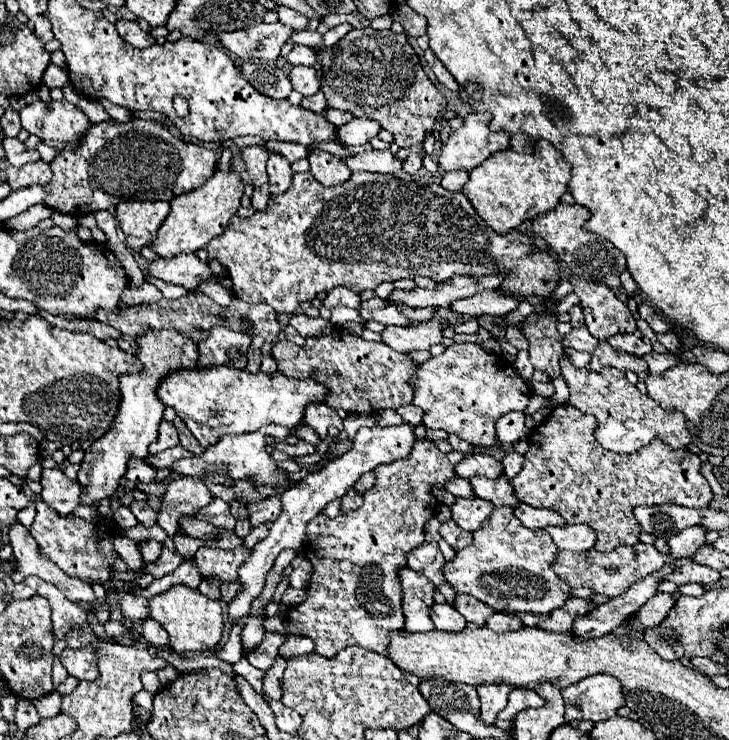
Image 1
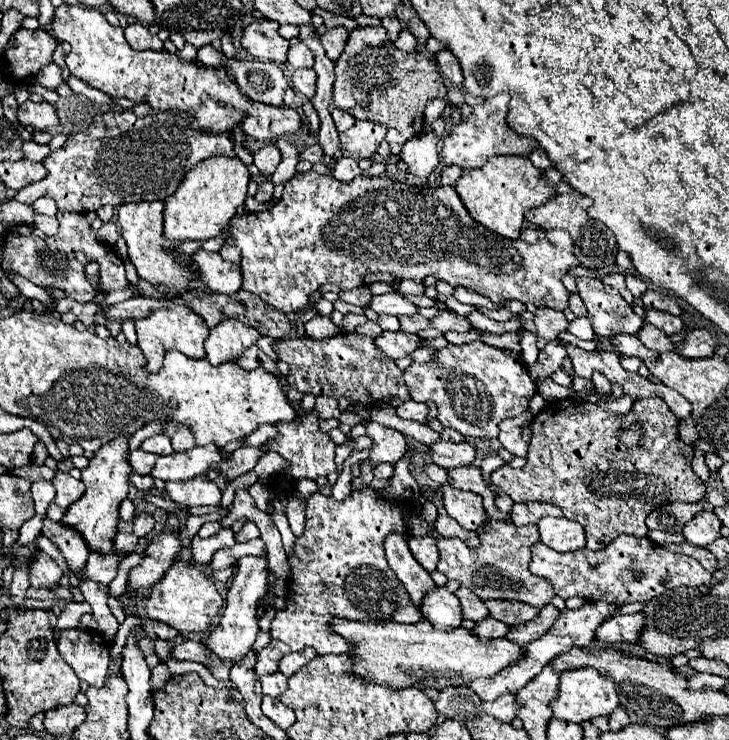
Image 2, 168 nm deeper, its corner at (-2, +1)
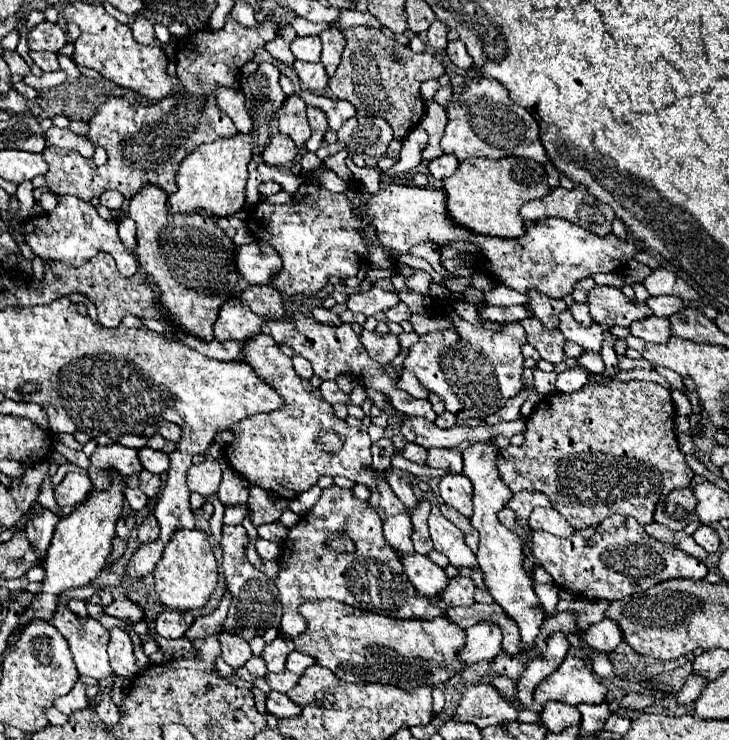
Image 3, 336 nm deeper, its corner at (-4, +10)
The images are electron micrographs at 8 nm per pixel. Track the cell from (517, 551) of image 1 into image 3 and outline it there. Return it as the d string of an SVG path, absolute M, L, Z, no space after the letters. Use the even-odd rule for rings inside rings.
M432 506L432 510L430 510L428 528L430 528L430 538L434 542L434 548L440 554L448 556L452 566L456 566L456 568L478 566L476 554L464 544L464 534L440 514L438 506Z

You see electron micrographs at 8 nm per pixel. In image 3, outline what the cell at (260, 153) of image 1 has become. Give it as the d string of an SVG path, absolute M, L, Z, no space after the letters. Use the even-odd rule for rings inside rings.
M274 134L270 138L270 144L262 152L262 160L272 166L284 166L292 162L296 154L298 154L298 148L286 134Z

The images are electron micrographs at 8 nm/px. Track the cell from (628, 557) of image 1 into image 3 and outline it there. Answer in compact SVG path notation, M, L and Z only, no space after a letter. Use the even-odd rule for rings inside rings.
M620 514L608 516L596 528L576 530L572 538L566 540L544 530L532 530L532 558L534 564L544 568L560 588L588 600L620 600L644 592L664 580L704 580L708 574L702 560L678 550L676 546L650 538L634 518Z

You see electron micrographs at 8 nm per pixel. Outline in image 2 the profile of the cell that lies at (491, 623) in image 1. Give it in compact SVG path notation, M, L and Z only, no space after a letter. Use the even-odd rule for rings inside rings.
M486 617L482 621L478 621L472 629L474 635L478 635L482 641L490 641L490 639L498 639L498 637L504 637L508 633L508 625L498 621L498 619L492 619L492 617Z

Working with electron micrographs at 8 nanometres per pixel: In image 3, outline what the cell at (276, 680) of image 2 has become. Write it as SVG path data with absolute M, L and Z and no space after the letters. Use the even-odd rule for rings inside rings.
M284 670L284 672L278 672L278 674L268 672L264 678L266 678L268 686L270 686L272 690L278 690L278 692L288 692L288 690L298 682L298 676L292 674L290 670Z

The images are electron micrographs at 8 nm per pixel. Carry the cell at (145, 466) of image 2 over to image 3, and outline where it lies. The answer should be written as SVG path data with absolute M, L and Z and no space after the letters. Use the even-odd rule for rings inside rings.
M120 442L98 446L90 456L90 468L88 468L88 476L92 484L100 490L108 488L110 486L108 472L112 468L118 470L124 478L130 478L130 474L140 472L142 464L138 460L138 452L140 452L138 448L128 448L128 446L122 446Z

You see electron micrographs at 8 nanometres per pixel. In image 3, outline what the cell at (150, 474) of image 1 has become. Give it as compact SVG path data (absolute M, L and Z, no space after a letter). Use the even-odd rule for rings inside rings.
M142 470L140 472L140 490L148 496L148 498L156 498L158 492L160 492L160 486L162 486L162 480L158 474L152 474L148 470Z

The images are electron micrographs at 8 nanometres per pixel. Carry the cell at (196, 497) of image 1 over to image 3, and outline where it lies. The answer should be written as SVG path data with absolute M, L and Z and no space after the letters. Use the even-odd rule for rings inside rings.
M204 460L200 464L192 464L188 470L190 492L210 496L218 492L220 482L222 482L222 470L216 460Z

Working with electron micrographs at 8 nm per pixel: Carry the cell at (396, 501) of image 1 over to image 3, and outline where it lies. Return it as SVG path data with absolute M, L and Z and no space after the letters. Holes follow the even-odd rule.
M340 486L324 488L320 500L304 516L300 516L294 528L288 530L288 538L282 544L282 556L278 562L280 572L274 584L280 590L280 602L284 608L280 632L292 638L300 636L308 628L304 618L296 618L296 610L308 600L334 598L342 604L378 612L390 618L424 620L442 616L440 608L416 594L416 588L404 574L402 562L396 558L388 542L382 540L382 520L376 514L376 508L366 500L358 500L352 490ZM336 534L348 536L356 550L338 552L330 548L326 542Z

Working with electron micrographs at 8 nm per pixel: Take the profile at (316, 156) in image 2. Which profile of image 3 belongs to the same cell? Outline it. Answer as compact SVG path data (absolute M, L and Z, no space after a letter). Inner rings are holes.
M326 130L326 136L324 136L324 140L322 140L322 146L318 148L318 156L320 156L320 160L324 160L324 158L328 158L330 154L336 154L340 148L344 148L344 144L340 144L338 140L336 140L336 132L332 132L332 130Z

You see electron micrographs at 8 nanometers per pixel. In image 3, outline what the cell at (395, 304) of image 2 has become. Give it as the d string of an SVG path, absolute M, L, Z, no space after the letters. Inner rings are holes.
M372 286L368 292L358 292L358 294L350 294L348 296L348 310L352 310L354 314L364 314L364 316L372 316L376 312L388 310L392 306L396 306L400 302L396 292L386 292L378 286Z

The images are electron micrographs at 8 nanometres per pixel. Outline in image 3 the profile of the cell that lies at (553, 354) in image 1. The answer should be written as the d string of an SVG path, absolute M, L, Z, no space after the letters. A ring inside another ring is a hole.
M536 290L528 292L530 296L530 306L534 310L534 316L544 324L544 328L548 330L556 330L558 322L560 322L560 312L568 310L568 306L564 304L564 300L554 300L550 296L544 296Z

